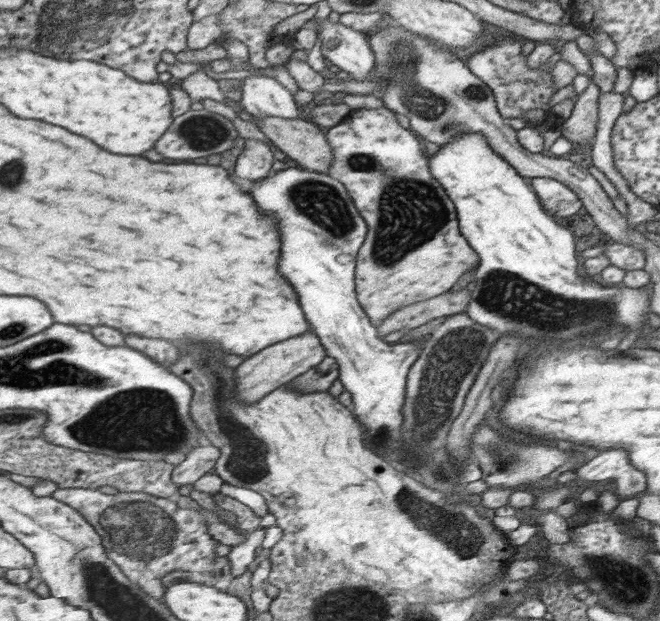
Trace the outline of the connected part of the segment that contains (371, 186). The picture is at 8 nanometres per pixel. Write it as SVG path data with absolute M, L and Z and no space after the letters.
M384 106L375 109L352 110L340 124L329 128L328 141L332 145L336 161L326 172L338 179L353 197L356 207L370 222L370 238L358 253L358 293L362 294L365 308L375 327L397 313L398 309L438 297L453 289L480 262L460 229L455 203L446 194L445 187L433 177L430 162L420 148L418 138L402 128L396 121L395 112Z

